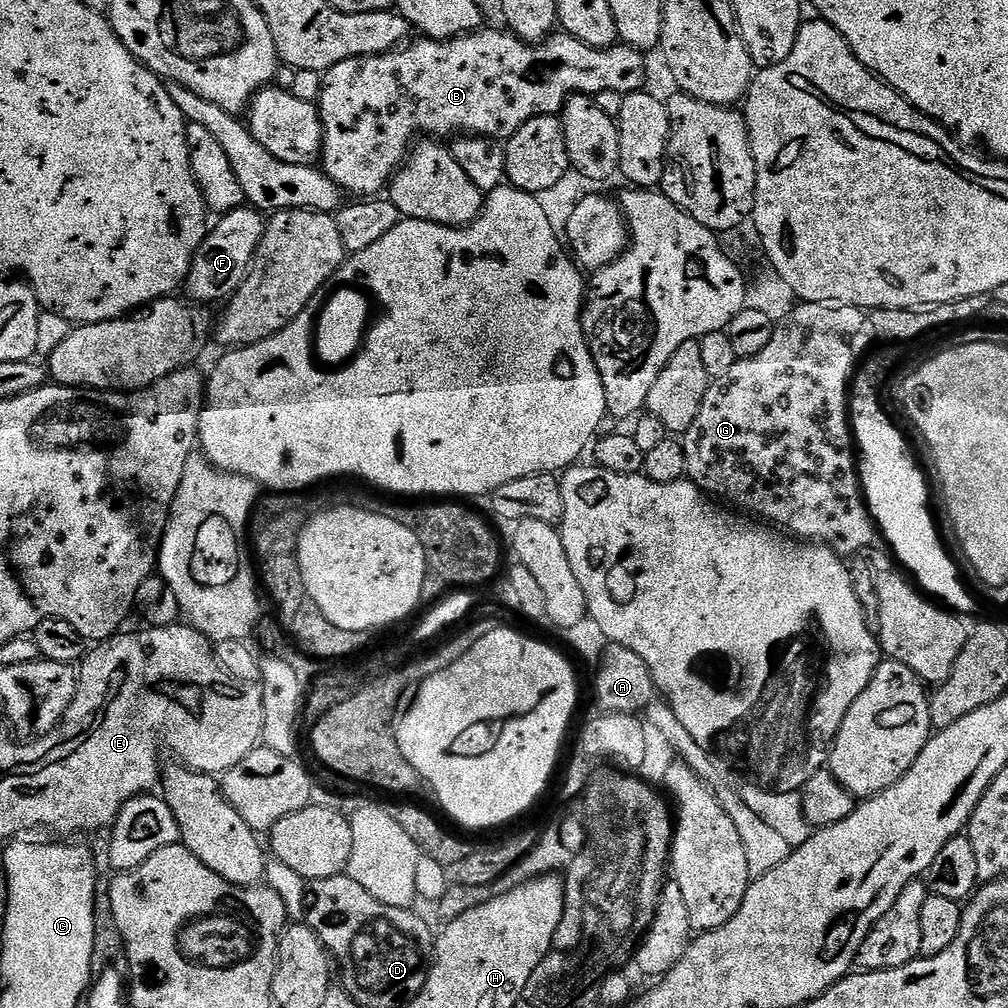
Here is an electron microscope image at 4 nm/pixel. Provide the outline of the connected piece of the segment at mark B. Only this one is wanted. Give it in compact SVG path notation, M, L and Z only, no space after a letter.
M485 27L479 32L469 32L466 36L455 36L452 40L420 38L417 39L417 44L409 43L399 50L383 52L380 56L362 56L359 60L338 62L338 66L334 66L323 73L324 81L322 82L322 90L318 101L322 126L324 127L322 170L338 185L341 193L348 194L348 192L353 192L353 197L356 198L379 197L387 189L392 177L400 171L402 165L407 161L410 149L417 138L423 136L428 138L444 138L440 136L448 136L447 138L452 138L457 134L467 134L469 136L491 138L496 142L504 142L507 141L509 136L514 135L530 118L557 115L563 109L566 101L577 94L595 98L602 90L614 90L615 92L627 94L641 91L645 87L644 79L648 76L648 64L644 61L645 53L641 49L631 48L629 44L620 42L611 48L595 48L594 46L586 46L586 42L567 34L553 34L546 40L532 43L521 40L519 36L511 31L503 30L504 32L499 32L496 28L487 28Z

